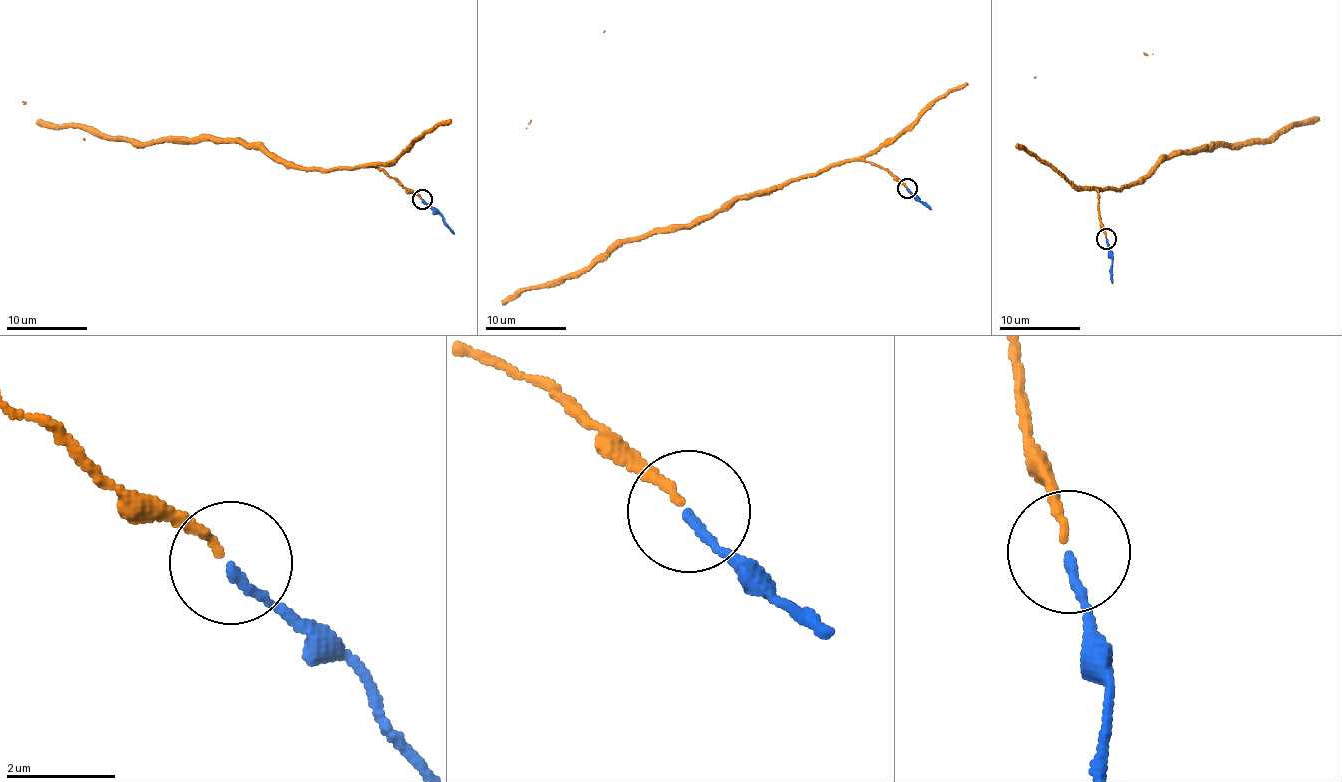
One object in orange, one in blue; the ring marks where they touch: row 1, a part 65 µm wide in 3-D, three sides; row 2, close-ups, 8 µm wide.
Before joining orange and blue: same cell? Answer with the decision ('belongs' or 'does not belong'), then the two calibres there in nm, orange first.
belongs | 140/160 nm

